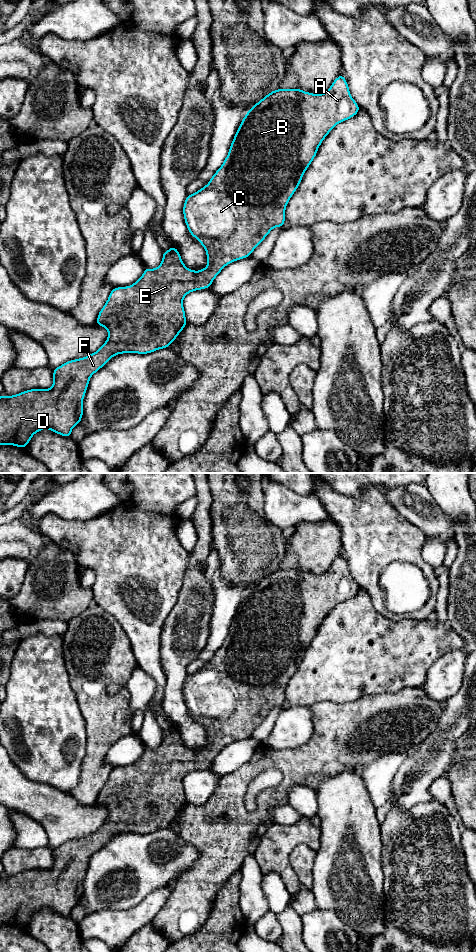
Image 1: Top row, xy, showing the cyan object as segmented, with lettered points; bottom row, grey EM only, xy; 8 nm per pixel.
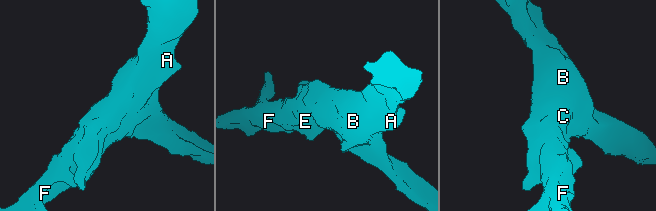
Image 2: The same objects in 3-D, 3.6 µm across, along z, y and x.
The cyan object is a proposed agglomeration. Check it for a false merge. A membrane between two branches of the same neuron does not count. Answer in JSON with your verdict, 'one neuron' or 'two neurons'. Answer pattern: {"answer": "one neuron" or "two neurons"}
{"answer": "one neuron"}

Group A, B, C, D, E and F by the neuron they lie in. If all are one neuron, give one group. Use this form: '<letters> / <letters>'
A B C D E F

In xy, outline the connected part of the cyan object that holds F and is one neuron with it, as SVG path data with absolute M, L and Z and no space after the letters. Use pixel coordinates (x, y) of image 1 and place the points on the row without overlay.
M343 554L338 556L330 568L322 574L312 574L310 572L302 571L300 568L297 569L277 569L271 571L268 575L262 578L257 582L253 587L249 589L247 594L241 601L241 605L238 607L237 612L233 618L233 621L230 625L229 632L225 638L221 647L215 652L212 658L209 660L209 663L202 667L194 674L189 674L184 682L183 686L183 695L186 706L189 710L189 713L196 719L199 720L200 724L205 728L207 735L207 746L199 751L194 751L188 749L180 736L179 731L172 725L168 731L163 731L163 739L160 745L156 749L145 748L144 753L141 755L140 759L137 760L130 766L127 767L116 767L110 772L107 782L104 784L103 788L100 790L96 804L103 806L108 811L108 818L104 824L95 832L87 837L74 839L67 841L64 844L60 845L53 850L53 866L50 869L30 869L21 873L18 873L13 876L0 876L0 926L1 925L13 925L20 928L25 928L26 925L31 921L32 916L35 913L38 913L42 909L49 909L54 913L60 914L63 917L70 917L72 908L81 902L83 896L83 879L88 868L89 860L91 856L96 853L100 848L104 847L106 843L115 835L123 833L137 833L137 834L148 834L156 830L169 828L169 825L177 818L179 813L184 809L187 804L185 797L185 790L183 788L183 779L184 777L193 771L209 768L216 758L216 756L221 752L221 750L228 744L244 739L252 734L254 729L260 725L260 723L266 718L270 711L275 707L284 707L285 702L285 689L286 686L292 677L292 675L297 670L304 652L307 650L313 639L315 638L318 628L321 625L325 617L330 613L330 611L340 602L346 601L353 596L355 596L360 590L360 587L352 578L349 566Z

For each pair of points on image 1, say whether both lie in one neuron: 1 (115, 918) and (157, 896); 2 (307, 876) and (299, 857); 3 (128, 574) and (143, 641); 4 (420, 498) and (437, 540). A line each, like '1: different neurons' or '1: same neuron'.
1: same neuron
2: same neuron
3: same neuron
4: same neuron

